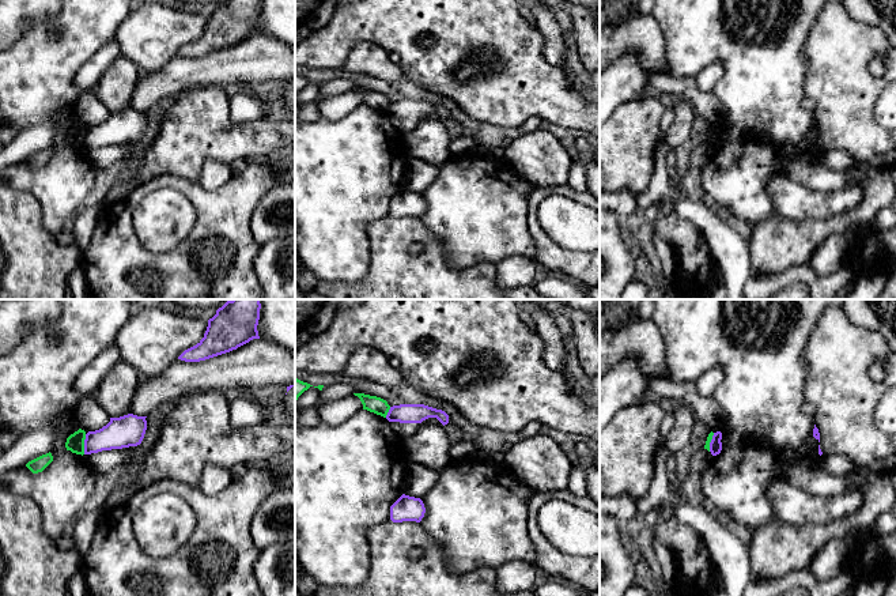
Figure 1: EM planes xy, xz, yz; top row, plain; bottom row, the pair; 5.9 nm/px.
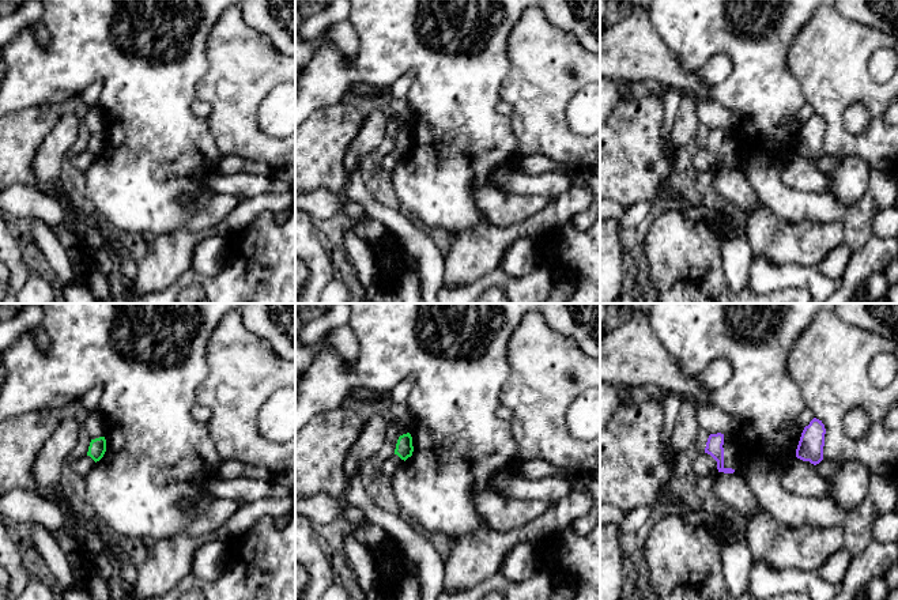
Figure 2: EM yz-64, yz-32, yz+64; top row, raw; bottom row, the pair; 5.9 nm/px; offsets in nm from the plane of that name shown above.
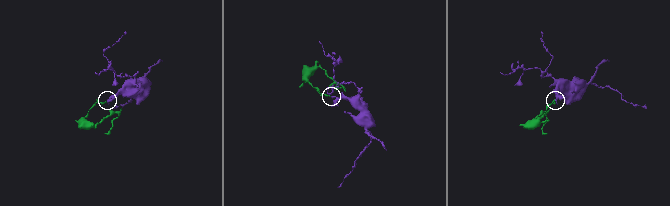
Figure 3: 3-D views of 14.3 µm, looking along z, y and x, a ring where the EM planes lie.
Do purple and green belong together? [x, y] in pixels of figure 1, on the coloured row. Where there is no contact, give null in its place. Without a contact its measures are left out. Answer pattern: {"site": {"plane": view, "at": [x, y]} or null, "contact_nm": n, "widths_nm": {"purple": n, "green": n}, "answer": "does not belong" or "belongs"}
{"site": {"plane": "xy", "at": [84, 444]}, "contact_nm": 120, "widths_nm": {"purple": 190, "green": 110}, "answer": "does not belong"}

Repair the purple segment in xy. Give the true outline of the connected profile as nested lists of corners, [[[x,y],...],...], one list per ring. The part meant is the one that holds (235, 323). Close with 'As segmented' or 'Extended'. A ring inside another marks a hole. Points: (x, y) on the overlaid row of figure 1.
[[[231,299],[216,310],[208,320],[204,337],[185,350],[178,359],[185,362],[205,361],[260,339],[257,325],[260,320],[260,299]]]. As segmented

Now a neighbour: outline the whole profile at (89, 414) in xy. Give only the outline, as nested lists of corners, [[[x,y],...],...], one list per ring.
[[[94,395],[79,400],[73,410],[73,419],[86,433],[99,430],[110,422],[109,414],[101,407]]]

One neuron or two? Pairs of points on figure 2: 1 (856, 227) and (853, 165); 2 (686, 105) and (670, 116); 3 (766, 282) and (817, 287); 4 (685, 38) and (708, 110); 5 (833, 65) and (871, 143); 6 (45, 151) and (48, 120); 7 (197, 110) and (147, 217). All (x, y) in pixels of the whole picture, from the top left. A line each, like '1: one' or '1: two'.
1: two
2: two
3: one
4: two
5: one
6: two
7: two

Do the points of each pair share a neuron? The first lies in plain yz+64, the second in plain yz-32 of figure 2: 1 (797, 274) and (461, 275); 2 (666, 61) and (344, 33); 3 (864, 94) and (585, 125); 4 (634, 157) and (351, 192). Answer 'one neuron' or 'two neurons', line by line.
1: two neurons
2: one neuron
3: two neurons
4: two neurons

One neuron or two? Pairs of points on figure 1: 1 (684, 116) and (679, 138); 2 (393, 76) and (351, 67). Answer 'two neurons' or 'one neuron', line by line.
1: one neuron
2: one neuron

